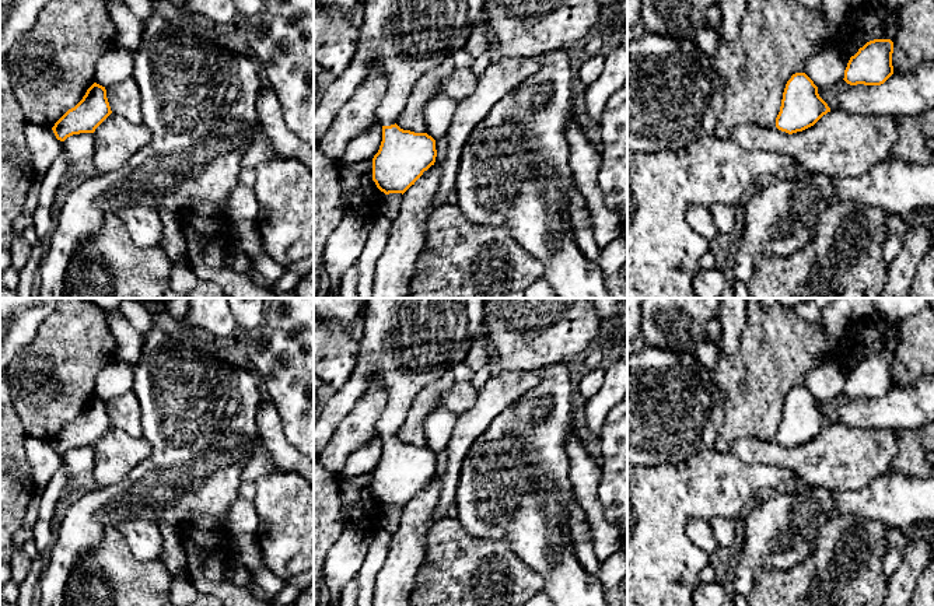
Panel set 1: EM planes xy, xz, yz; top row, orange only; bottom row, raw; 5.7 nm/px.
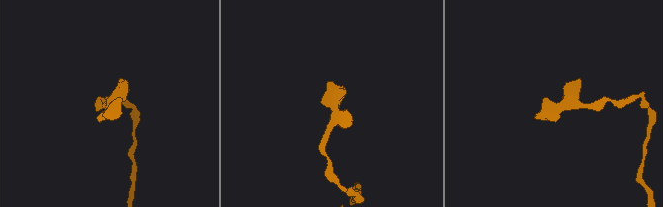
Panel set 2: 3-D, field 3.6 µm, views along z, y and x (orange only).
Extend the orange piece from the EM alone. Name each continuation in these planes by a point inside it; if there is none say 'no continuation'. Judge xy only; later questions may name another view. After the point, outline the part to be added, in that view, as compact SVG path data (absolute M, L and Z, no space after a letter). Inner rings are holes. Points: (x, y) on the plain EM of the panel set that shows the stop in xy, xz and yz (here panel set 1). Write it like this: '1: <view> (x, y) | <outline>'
1: xy (44, 459) | M27 437L24 446L35 481L35 490L41 493L62 466L63 455L56 452L50 441L34 437Z

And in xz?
1: xz (408, 343) | M367 298L356 368L314 416L314 453L330 441L343 418L364 396L370 382L379 381L386 388L386 400L377 421L378 434L354 449L340 470L346 479L374 472L382 455L382 441L396 437L416 395L465 361L472 343L482 333L485 301L486 298Z

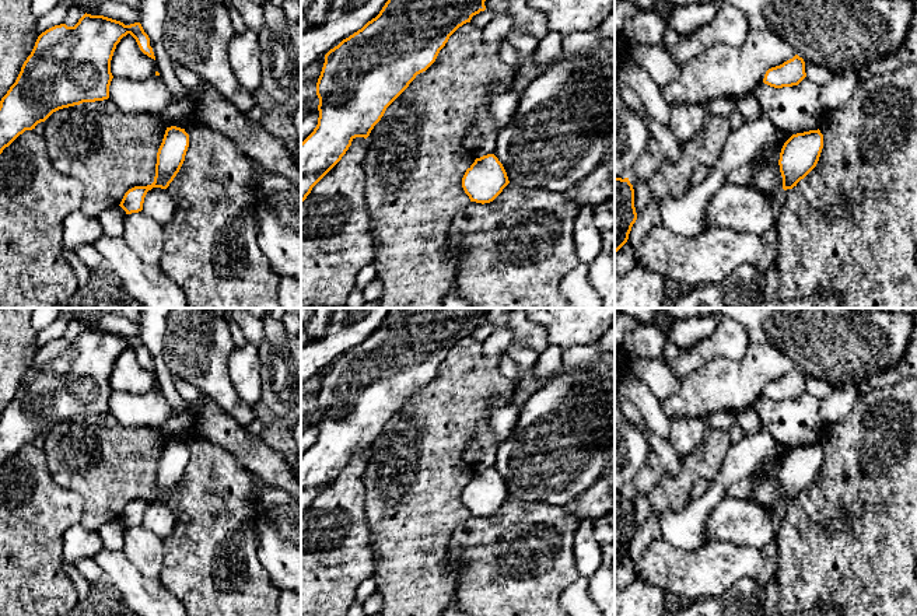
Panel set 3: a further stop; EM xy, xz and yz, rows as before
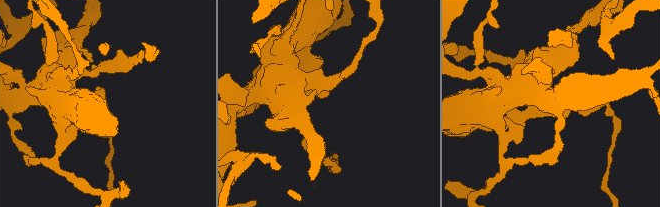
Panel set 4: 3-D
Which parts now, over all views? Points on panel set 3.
no continuation

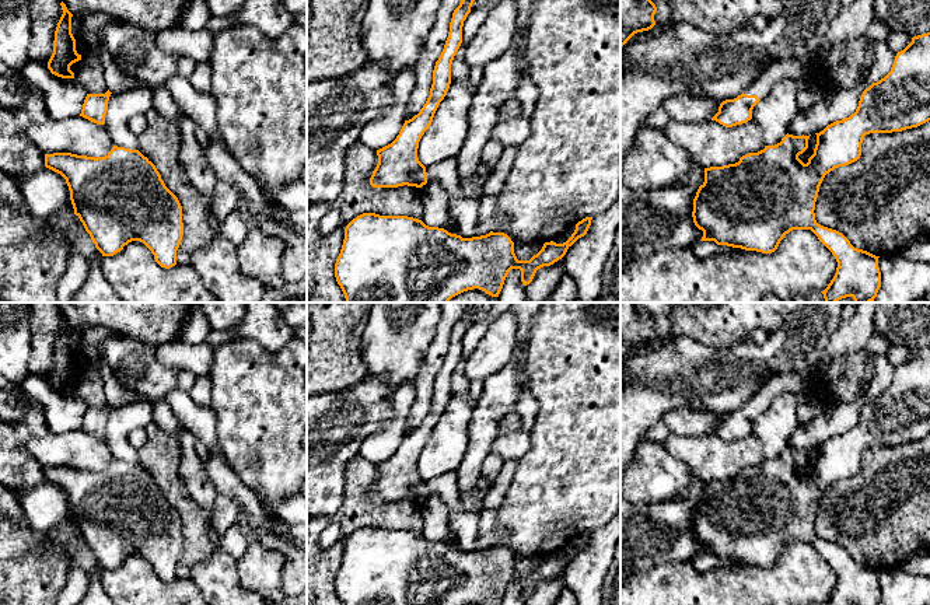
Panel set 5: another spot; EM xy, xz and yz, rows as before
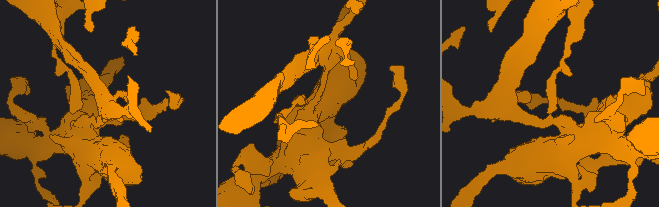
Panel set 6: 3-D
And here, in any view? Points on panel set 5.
1: yz (793, 383) | M789 371L769 375L756 395L748 401L744 408L756 409L763 413L779 395L789 392L798 396L807 395L810 391L808 375Z

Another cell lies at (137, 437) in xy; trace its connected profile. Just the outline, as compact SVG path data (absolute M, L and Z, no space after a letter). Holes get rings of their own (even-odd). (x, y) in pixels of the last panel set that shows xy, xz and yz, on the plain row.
M139 427L139 429L132 430L127 436L127 441L133 448L136 450L141 448L147 441L146 429Z

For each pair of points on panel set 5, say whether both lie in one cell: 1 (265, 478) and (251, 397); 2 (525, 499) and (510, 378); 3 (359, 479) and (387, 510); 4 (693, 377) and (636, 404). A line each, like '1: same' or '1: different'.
1: same
2: different
3: same
4: same

